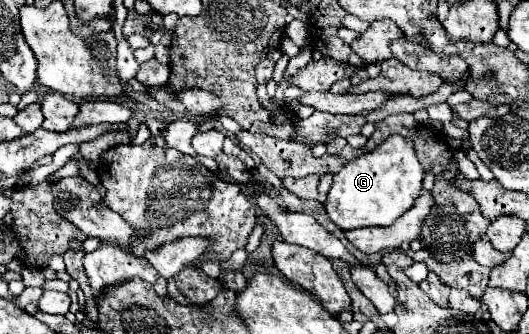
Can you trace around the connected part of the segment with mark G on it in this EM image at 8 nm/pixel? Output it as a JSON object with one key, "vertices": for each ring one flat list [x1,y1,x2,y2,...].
{"vertices":[[390,135,374,151,364,153,346,163,336,175,324,203,328,217,340,229,358,229,374,225,390,225,404,215,422,191,424,169,416,157,412,139]]}

